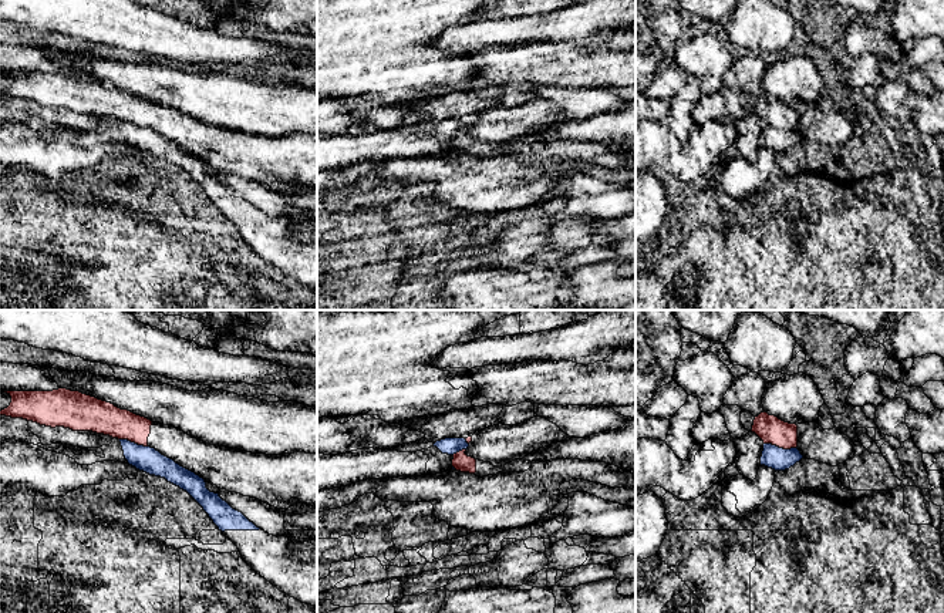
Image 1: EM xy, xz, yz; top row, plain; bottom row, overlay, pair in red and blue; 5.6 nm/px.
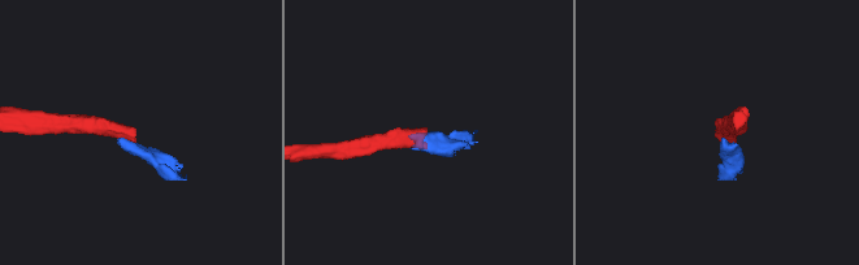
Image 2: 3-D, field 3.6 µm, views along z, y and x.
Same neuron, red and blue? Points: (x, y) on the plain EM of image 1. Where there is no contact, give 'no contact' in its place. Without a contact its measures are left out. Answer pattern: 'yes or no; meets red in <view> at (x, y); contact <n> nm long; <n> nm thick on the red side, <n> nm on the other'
no; meets red in yz at (781, 128); contact 190 nm long; 160 nm thick on the red side, 130 nm on the other

